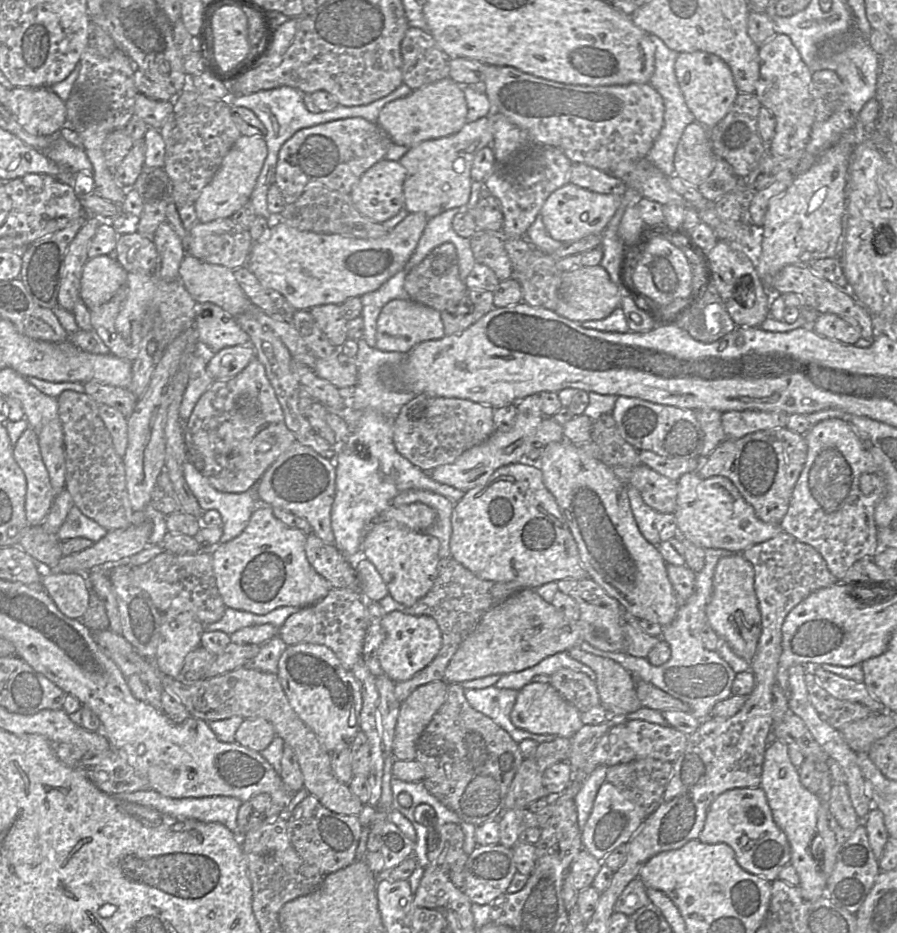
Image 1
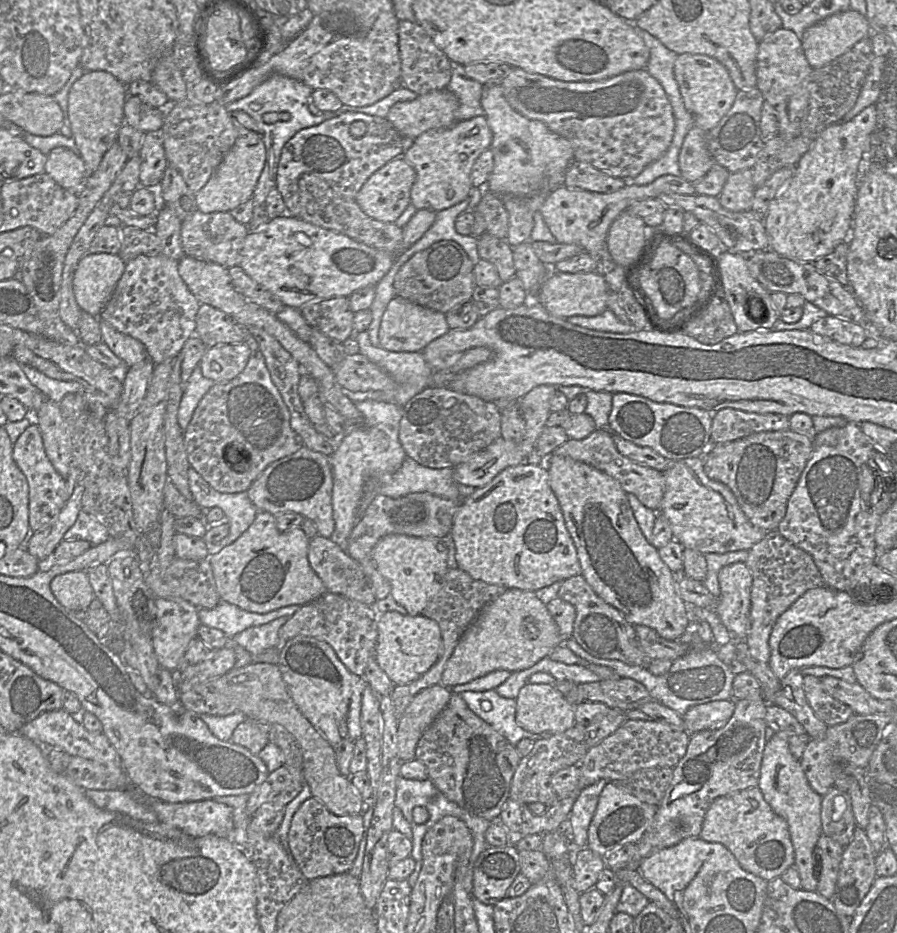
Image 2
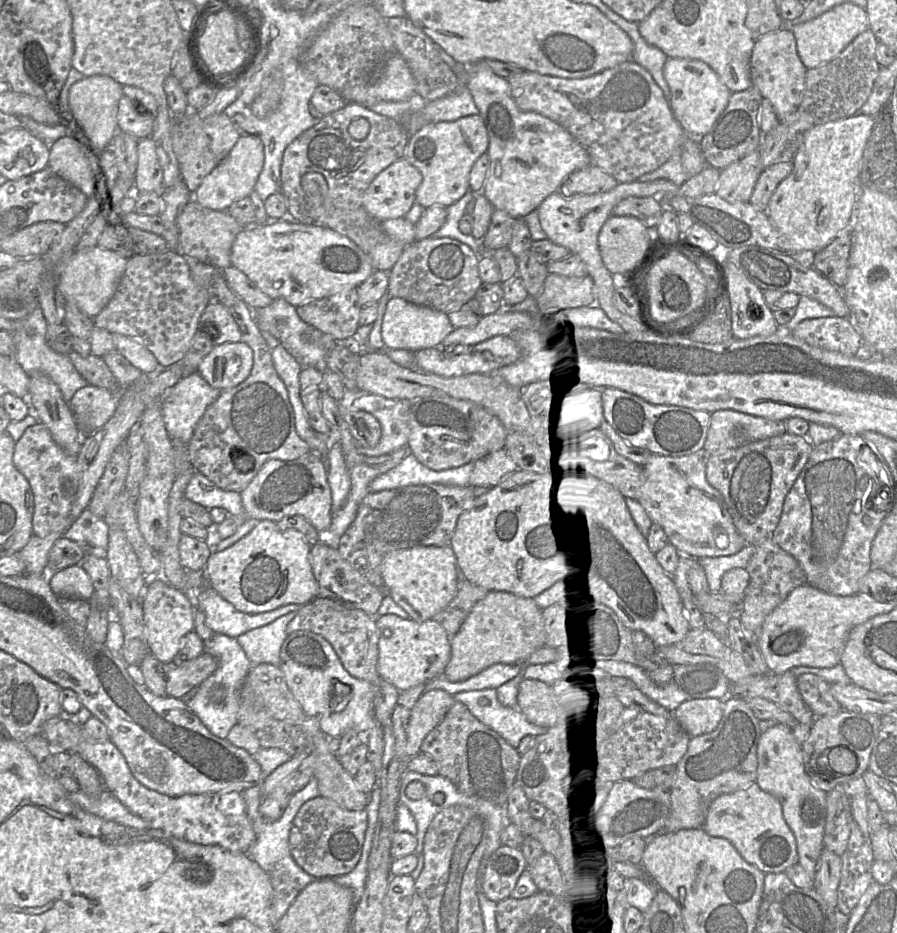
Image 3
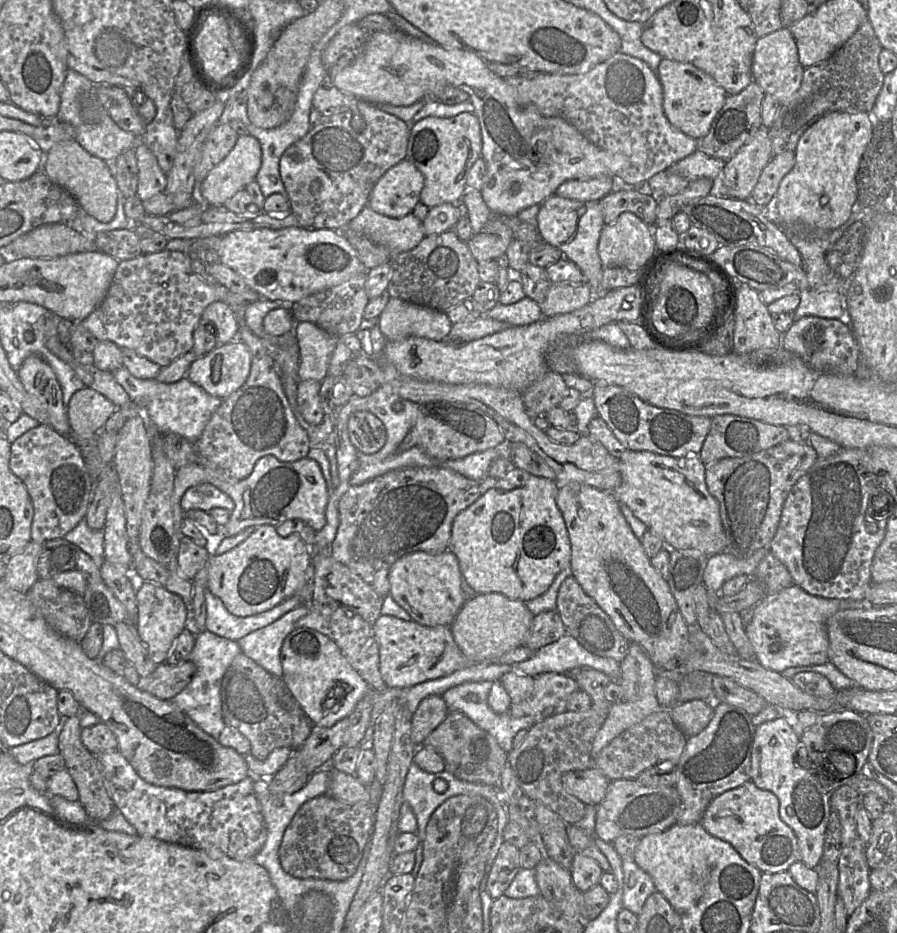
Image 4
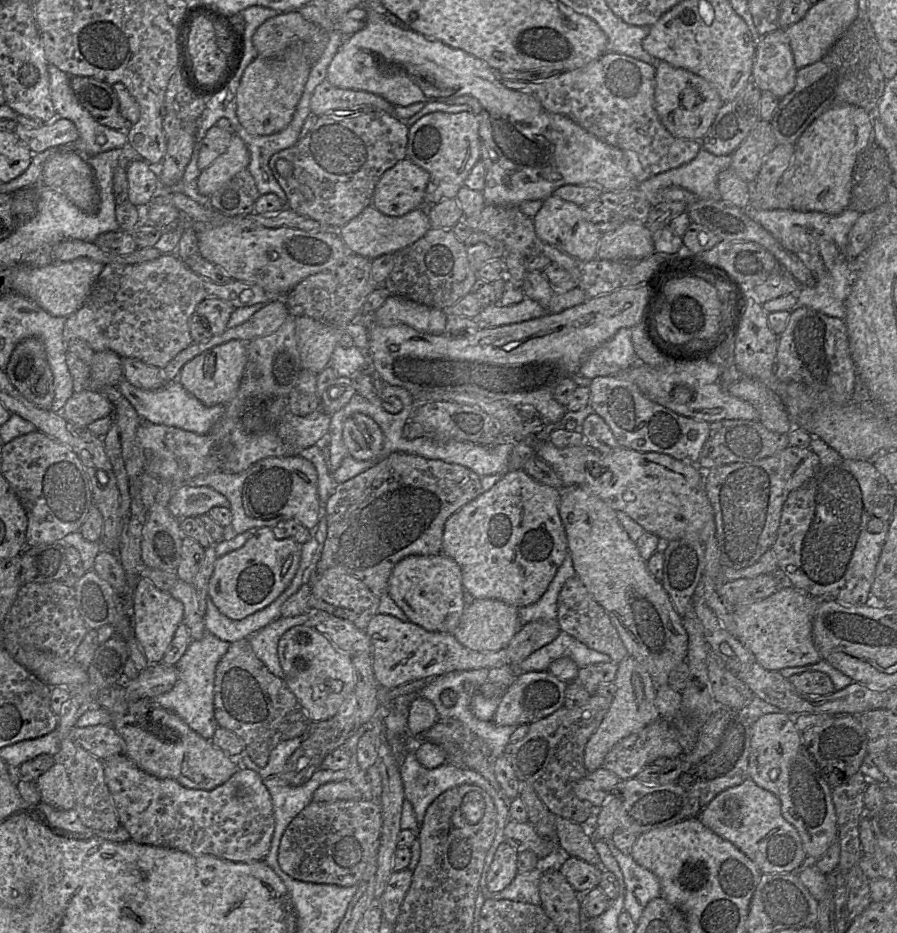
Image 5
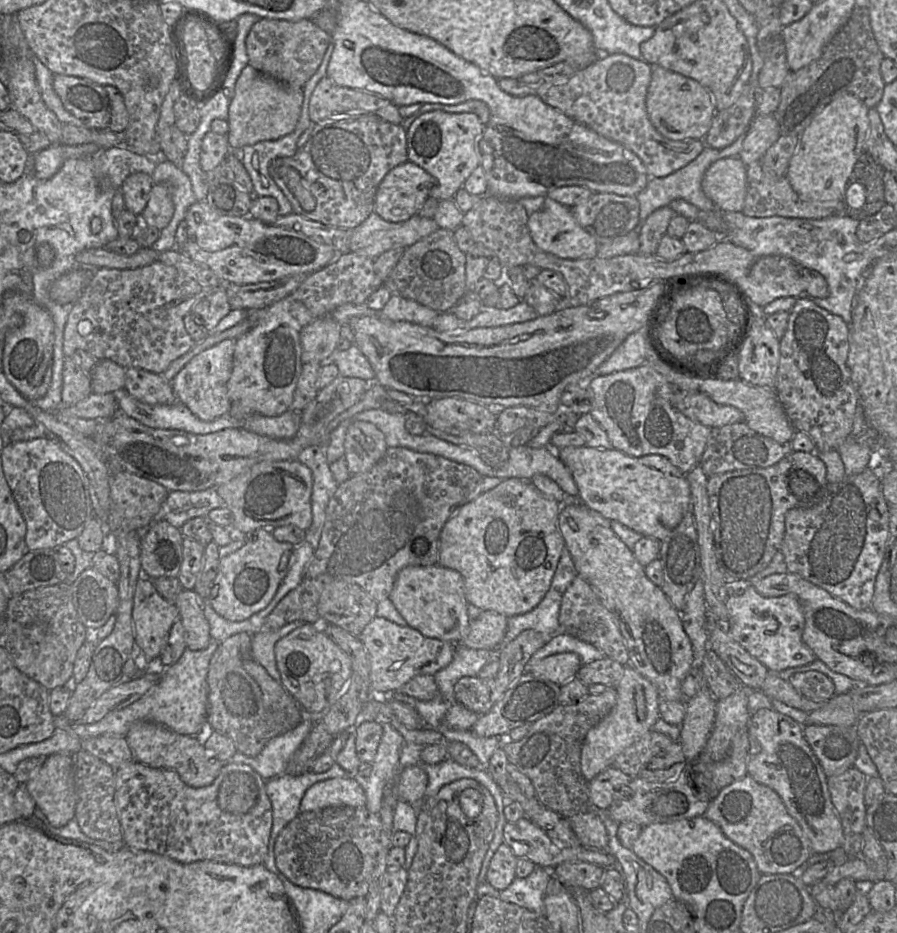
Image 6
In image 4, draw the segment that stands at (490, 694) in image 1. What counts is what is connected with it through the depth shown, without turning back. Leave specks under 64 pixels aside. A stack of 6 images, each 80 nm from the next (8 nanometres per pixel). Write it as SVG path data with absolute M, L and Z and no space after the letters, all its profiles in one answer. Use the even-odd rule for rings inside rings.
M491 681L468 682L454 686L442 694L450 710L464 713L479 728L493 736L507 753L513 749L513 739L522 729L530 729L543 720L530 716L514 718L509 713L495 713L488 705Z

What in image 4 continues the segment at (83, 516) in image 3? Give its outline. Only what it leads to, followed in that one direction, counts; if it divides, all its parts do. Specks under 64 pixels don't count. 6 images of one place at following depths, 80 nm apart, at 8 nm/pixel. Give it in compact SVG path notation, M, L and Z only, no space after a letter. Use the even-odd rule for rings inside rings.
M83 518L63 538L78 546L87 553L97 565L104 561L104 528L100 530L91 529L87 525L86 518Z

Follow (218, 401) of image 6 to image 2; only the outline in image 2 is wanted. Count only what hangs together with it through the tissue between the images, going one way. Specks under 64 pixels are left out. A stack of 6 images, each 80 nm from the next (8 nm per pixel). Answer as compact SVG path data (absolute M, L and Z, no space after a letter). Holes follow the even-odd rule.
M245 342L220 344L206 350L199 366L206 378L216 383L228 382L245 369L250 354Z

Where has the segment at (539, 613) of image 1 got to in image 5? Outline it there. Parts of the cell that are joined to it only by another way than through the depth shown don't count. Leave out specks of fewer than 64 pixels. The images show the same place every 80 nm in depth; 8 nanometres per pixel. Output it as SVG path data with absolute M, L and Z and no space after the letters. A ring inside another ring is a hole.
M466 594L466 606L453 635L462 646L475 652L495 652L505 649L522 627L518 619L518 609L499 600L472 599Z

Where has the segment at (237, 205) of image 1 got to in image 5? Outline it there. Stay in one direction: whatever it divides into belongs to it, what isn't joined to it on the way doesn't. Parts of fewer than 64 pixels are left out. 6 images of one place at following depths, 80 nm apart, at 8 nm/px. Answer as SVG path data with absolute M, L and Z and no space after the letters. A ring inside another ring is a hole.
M233 134L226 152L202 171L199 180L200 191L211 196L221 186L234 179L237 173L246 169L249 162L250 154L244 140Z

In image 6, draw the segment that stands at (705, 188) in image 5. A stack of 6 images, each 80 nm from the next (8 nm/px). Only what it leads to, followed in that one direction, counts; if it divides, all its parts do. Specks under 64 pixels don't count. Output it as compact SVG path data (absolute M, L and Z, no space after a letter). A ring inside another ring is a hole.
M743 133L731 145L723 149L714 149L709 146L705 146L702 152L693 161L681 169L665 177L650 178L646 187L636 196L640 204L640 215L638 226L634 230L640 233L640 230L649 215L660 207L669 206L673 200L677 199L685 200L686 202L696 206L700 211L716 210L717 208L715 204L707 198L702 191L702 178L705 171L715 161L722 158L739 156L745 136L746 133Z

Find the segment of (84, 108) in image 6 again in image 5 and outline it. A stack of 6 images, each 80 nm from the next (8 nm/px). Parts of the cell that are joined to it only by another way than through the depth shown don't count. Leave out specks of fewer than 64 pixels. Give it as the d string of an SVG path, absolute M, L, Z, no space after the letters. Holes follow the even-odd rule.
M72 76L70 85L79 103L97 122L118 131L130 128L120 112L117 94L111 85L84 76Z

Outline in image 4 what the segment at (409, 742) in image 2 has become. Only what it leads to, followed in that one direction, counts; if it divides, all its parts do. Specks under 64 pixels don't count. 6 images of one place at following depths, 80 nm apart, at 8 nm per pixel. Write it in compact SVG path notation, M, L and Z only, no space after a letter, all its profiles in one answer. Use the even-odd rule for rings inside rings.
M432 694L420 701L411 719L411 738L417 747L445 719L448 711L442 695Z

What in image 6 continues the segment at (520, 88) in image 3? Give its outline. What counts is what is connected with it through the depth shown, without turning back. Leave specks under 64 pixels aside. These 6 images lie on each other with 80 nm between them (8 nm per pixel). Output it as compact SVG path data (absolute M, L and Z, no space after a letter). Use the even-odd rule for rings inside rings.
M603 54L562 83L535 86L535 93L547 105L629 148L641 159L649 178L660 178L693 161L705 143L703 140L670 140L656 130L646 109L651 78L652 66L646 61L625 54Z

